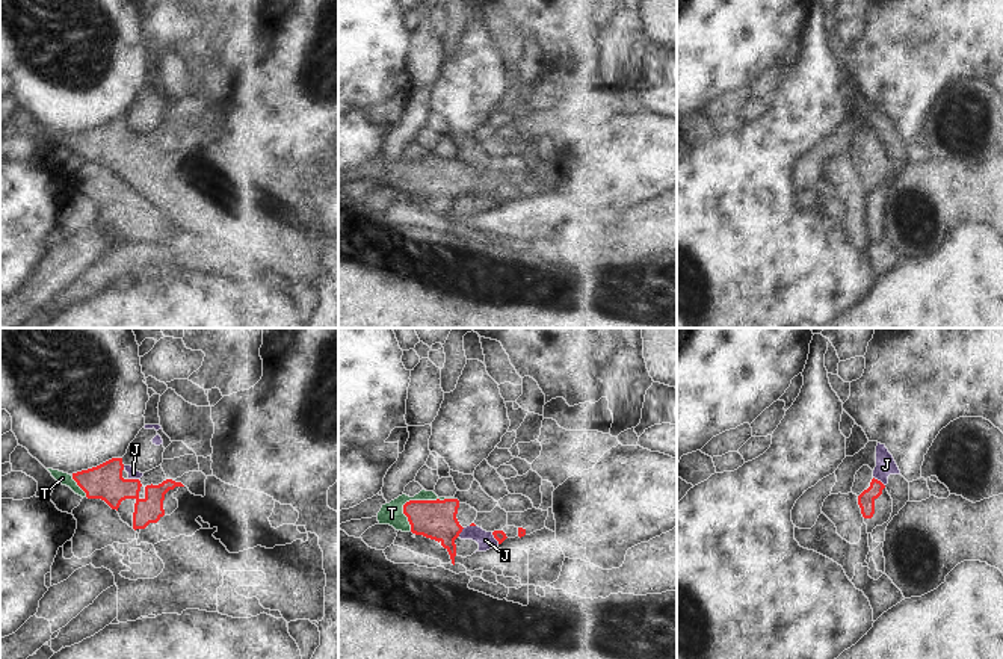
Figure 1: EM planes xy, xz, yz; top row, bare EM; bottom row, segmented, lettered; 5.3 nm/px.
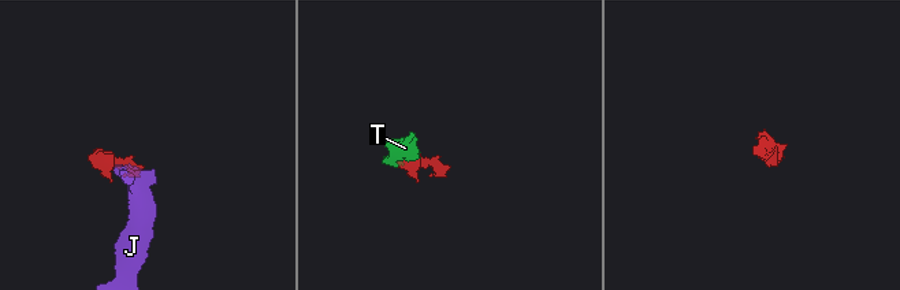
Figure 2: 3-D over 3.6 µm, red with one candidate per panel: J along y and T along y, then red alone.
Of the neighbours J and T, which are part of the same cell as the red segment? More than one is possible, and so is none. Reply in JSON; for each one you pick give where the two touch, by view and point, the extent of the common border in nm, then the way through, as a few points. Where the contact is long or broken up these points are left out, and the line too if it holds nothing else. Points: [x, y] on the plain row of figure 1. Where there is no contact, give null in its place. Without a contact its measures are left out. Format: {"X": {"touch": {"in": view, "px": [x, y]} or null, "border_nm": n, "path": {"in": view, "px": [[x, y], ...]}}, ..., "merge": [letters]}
{"T": {"touch": {"in": "xz", "px": [416, 162]}, "border_nm": 300, "path": {"in": "xz", "px": [[437, 180], [416, 162], [391, 174]]}}, "merge": ["T"]}

